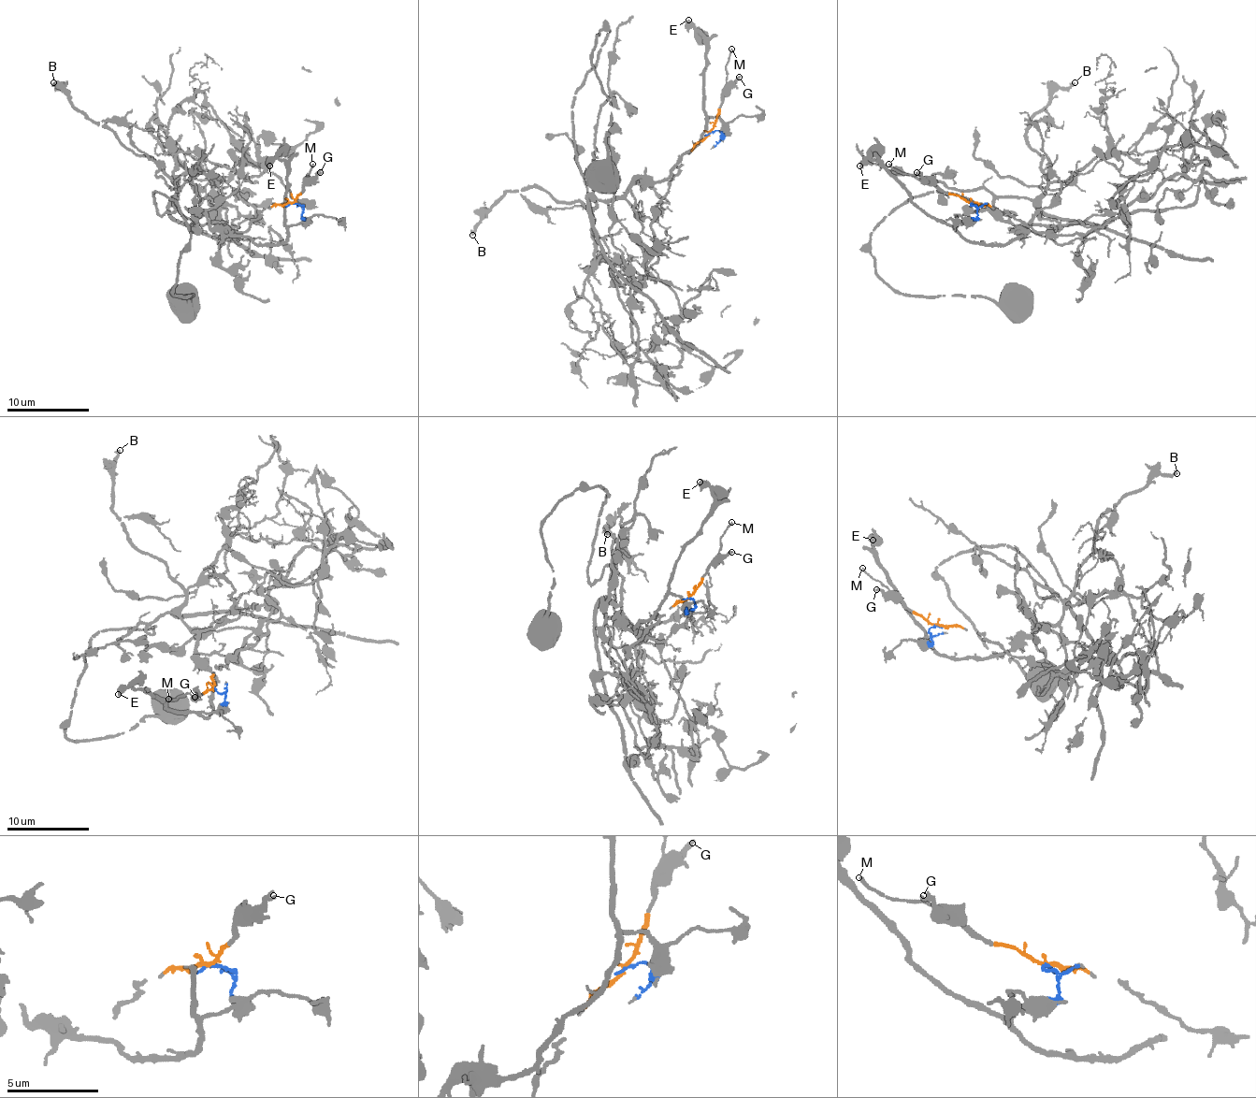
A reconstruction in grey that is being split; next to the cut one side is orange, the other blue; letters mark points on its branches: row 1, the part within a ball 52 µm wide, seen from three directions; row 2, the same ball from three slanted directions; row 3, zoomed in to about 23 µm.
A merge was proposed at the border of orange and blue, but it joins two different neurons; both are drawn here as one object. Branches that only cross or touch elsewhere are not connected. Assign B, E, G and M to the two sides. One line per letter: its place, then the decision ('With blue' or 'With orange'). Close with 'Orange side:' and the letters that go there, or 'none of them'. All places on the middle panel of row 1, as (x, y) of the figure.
B: Place: (472, 235). With blue
E: Place: (688, 20). With blue
G: Place: (739, 77). With orange
M: Place: (731, 49). With orange
Orange side: G, M

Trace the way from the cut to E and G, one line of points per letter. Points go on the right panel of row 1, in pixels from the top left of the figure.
E: (972, 203), (975, 215), (953, 225), (943, 223), (927, 215), (879, 165), (867, 158), (858, 166)
G: (972, 203), (937, 189), (916, 172)

